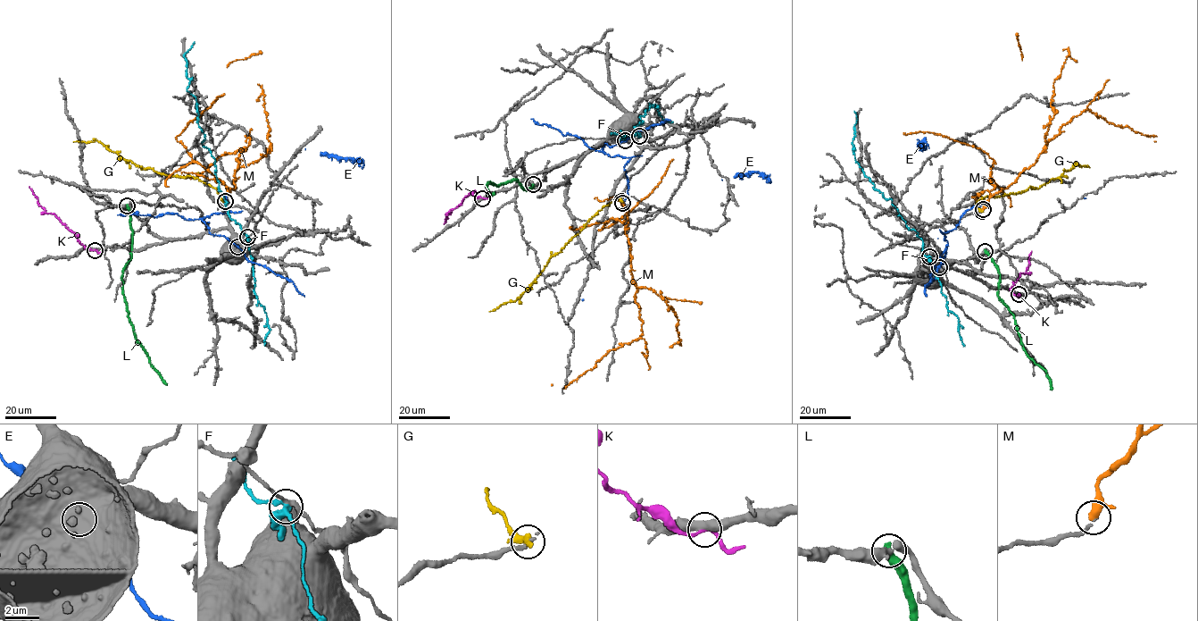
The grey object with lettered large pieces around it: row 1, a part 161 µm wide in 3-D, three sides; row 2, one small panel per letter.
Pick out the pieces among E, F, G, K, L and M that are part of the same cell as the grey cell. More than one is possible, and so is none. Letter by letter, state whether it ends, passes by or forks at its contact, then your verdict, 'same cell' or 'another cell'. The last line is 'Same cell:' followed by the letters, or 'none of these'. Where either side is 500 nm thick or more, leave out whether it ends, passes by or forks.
E: it passes by; another cell
F: it forks; another cell
G: it ends; another cell
K: it passes by; another cell
L: another cell
M: it passes by; same cell
Same cell: M

